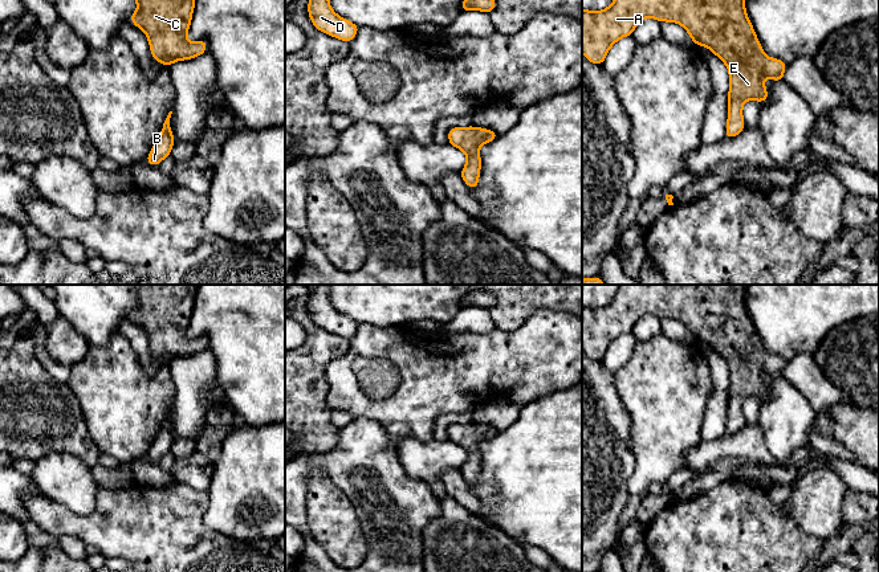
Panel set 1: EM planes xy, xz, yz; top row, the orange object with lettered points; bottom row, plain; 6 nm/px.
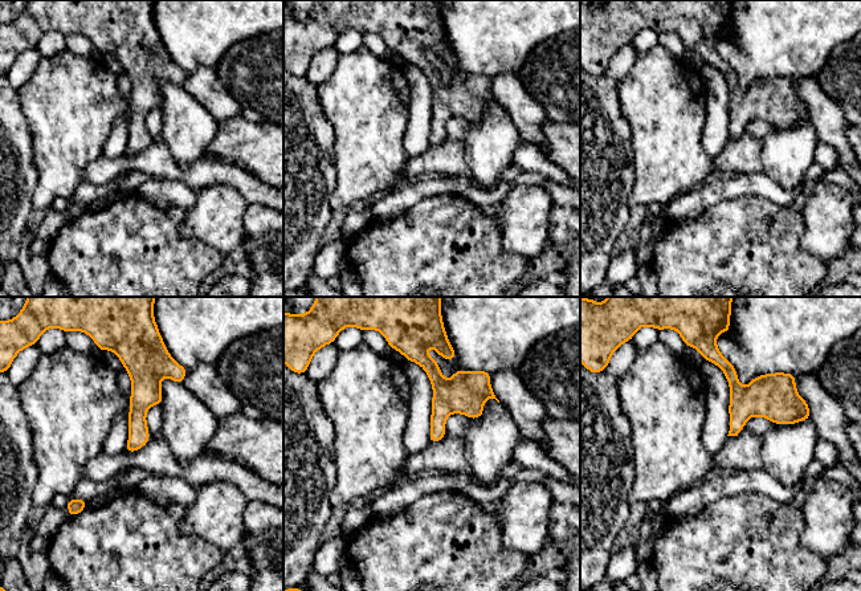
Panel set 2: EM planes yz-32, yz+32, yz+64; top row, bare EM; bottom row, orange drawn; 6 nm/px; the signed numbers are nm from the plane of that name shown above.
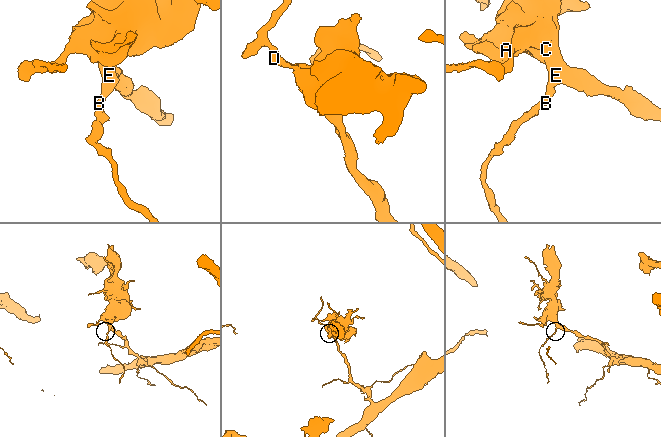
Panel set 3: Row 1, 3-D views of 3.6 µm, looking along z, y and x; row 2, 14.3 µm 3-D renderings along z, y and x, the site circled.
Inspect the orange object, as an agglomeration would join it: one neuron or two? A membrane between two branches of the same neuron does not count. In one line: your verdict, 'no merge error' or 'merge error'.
no merge error

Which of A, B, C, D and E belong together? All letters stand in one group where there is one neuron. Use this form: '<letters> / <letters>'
A B C D E

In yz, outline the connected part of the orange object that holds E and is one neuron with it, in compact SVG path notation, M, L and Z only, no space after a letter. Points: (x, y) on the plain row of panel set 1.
M619 285L614 298L603 307L582 306L582 351L593 360L602 361L610 344L620 335L632 332L646 314L660 319L680 320L692 339L707 343L728 364L728 417L725 434L742 429L742 403L748 396L765 399L769 389L764 375L784 377L786 358L764 350L745 305L746 285Z

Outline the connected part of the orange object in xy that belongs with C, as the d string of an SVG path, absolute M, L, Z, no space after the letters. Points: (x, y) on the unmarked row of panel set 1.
M126 285L135 295L138 306L130 311L130 318L146 330L152 355L168 364L175 358L191 356L207 348L204 336L187 338L192 318L198 285Z

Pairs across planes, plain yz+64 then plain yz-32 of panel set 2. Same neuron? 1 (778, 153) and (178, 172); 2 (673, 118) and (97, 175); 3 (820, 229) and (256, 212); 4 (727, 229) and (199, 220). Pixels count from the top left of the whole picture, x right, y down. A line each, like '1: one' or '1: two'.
1: two
2: two
3: two
4: two

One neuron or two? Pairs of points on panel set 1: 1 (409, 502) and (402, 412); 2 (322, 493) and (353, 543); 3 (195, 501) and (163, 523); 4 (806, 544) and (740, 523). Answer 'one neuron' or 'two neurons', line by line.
1: two neurons
2: one neuron
3: one neuron
4: one neuron

